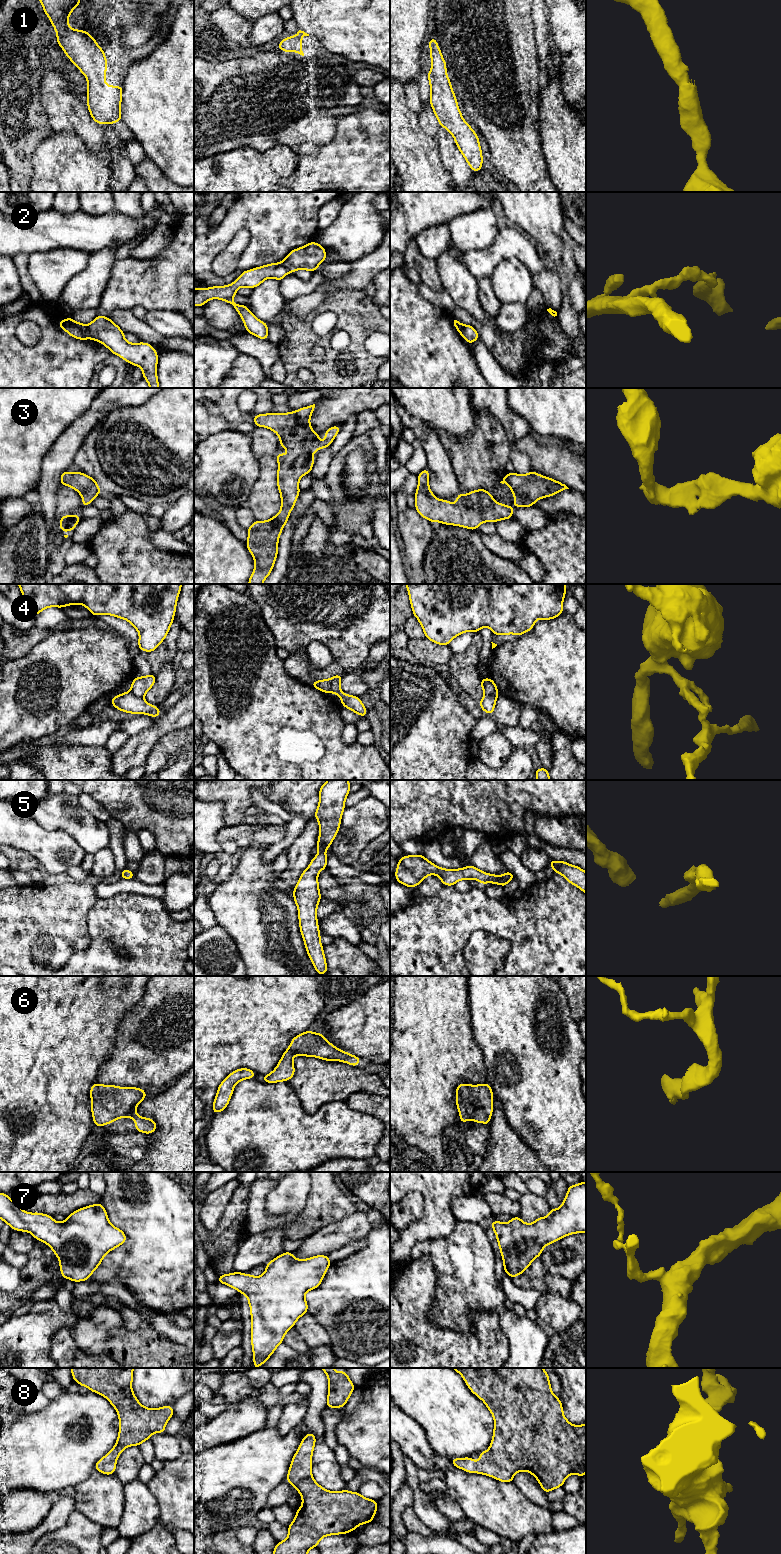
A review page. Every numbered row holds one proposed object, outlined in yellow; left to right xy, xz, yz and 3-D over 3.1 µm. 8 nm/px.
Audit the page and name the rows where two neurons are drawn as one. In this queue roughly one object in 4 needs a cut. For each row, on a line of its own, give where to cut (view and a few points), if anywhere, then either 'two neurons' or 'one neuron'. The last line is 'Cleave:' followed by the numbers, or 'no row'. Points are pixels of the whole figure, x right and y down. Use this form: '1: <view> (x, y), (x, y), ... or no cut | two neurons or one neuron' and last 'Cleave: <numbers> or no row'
1: no cut | one neuron
2: xy (86, 325), (90, 337) | two neurons
3: no cut | one neuron
4: xz (330, 678), (331, 692) | two neurons
5: no cut | one neuron
6: no cut | one neuron
7: no cut | one neuron
8: no cut | one neuron
Cleave: 2, 4

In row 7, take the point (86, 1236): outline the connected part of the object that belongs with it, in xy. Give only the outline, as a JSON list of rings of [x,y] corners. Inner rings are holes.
[[[0,1192],[0,1219],[12,1230],[30,1232],[36,1240],[46,1243],[59,1259],[61,1276],[74,1282],[88,1280],[102,1263],[104,1256],[127,1240],[126,1234],[110,1223],[101,1203],[82,1207],[59,1223],[51,1215],[22,1210],[9,1194]]]

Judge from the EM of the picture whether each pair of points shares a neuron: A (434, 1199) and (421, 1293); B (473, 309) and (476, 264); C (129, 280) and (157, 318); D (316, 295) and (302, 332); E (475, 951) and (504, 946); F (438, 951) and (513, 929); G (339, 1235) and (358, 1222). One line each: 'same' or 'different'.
A: different
B: different
C: different
D: different
E: same
F: same
G: same

